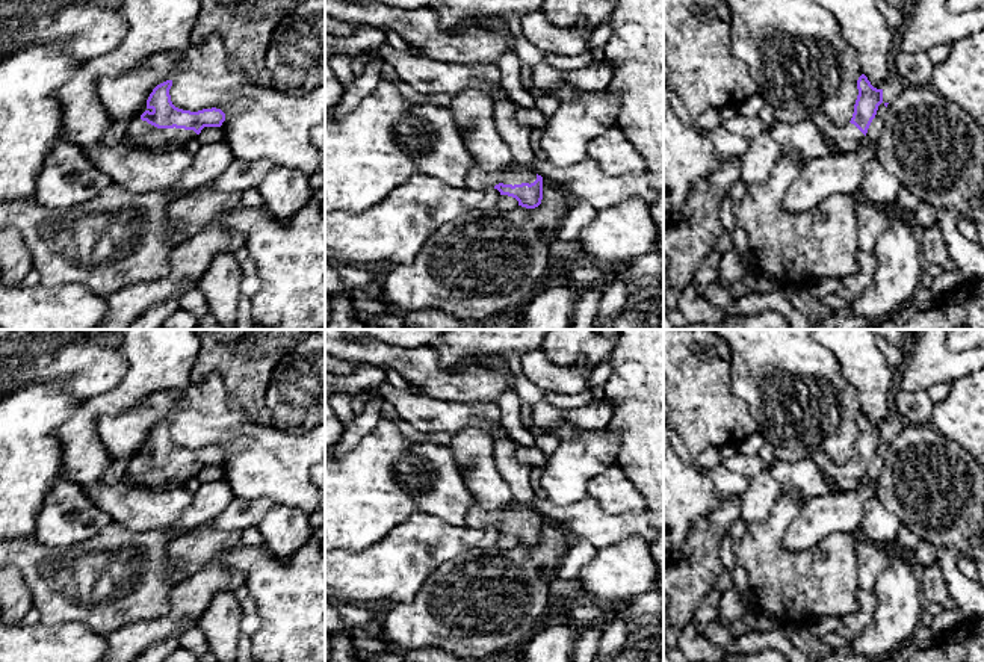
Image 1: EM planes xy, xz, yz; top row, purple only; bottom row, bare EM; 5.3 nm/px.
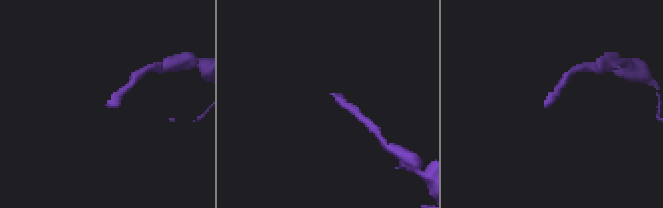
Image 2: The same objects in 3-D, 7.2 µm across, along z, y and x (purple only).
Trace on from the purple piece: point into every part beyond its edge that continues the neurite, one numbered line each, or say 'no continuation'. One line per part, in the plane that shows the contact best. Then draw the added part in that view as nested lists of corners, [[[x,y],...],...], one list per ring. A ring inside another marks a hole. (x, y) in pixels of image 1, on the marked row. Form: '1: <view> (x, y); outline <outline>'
1: xy (141, 133); outline [[[141,118],[135,119],[124,135],[128,144],[145,150],[180,148],[195,138],[198,135],[193,130],[157,128]]]

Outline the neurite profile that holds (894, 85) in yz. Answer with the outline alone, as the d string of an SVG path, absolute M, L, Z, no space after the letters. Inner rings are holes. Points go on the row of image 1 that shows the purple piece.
M892 70L884 82L883 86L883 103L878 106L877 115L872 119L866 138L872 142L877 144L880 133L883 130L883 122L884 122L884 110L886 110L886 103L889 103L892 98L899 95L908 88L907 82L895 71Z

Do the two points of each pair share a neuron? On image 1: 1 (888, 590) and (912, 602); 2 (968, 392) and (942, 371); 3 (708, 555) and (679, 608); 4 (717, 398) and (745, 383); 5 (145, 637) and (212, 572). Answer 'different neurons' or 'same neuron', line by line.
1: same neuron
2: different neurons
3: same neuron
4: different neurons
5: same neuron

